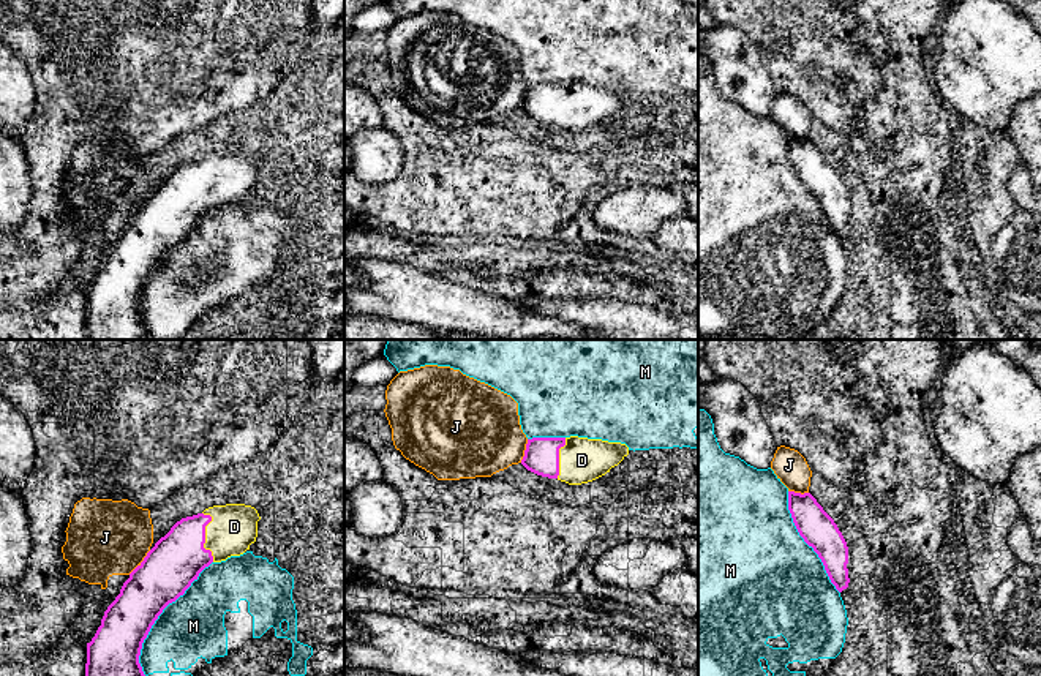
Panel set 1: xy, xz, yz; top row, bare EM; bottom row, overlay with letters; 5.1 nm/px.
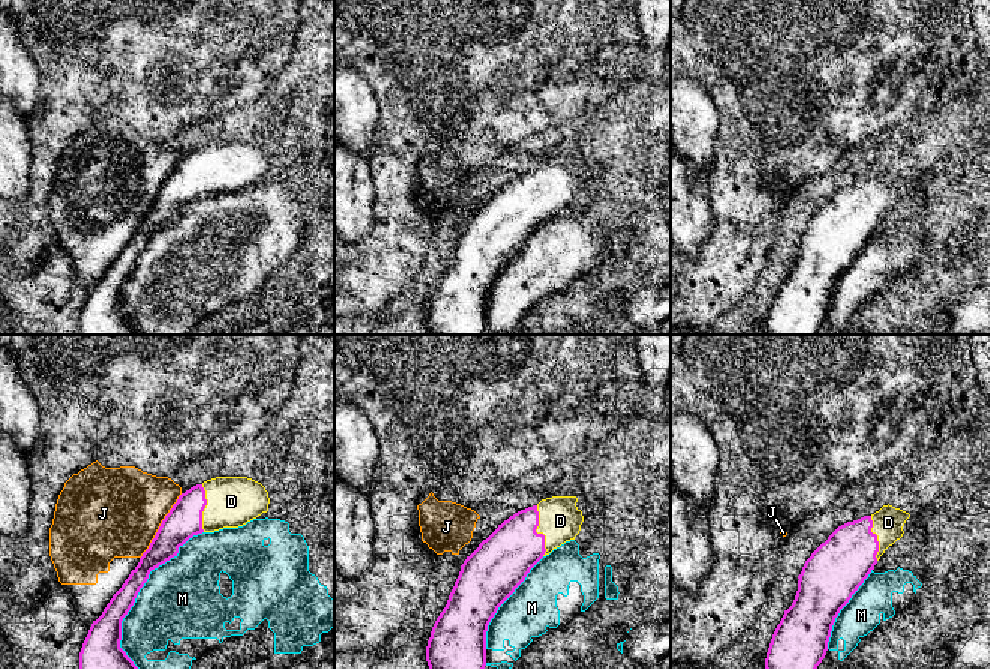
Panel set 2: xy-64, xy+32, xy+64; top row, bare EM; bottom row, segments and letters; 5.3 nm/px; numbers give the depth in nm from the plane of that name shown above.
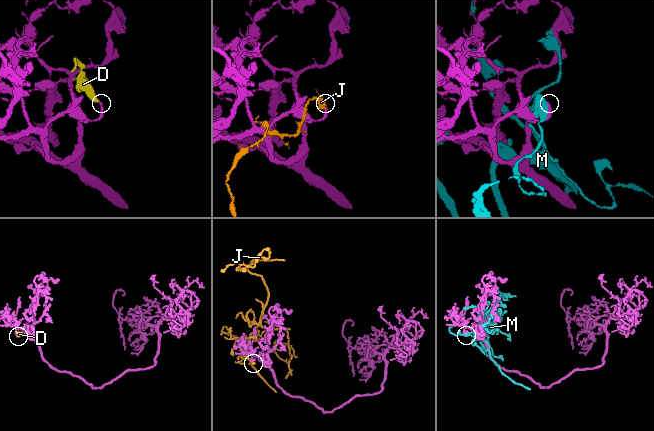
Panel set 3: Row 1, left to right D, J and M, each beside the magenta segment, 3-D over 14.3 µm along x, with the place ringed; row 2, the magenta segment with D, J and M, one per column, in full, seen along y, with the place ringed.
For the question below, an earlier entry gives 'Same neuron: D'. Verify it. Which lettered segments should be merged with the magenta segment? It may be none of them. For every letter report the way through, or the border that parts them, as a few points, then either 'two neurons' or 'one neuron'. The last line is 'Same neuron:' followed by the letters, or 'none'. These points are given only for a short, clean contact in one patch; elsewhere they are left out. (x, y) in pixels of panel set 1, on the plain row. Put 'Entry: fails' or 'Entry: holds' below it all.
D: one neuron
J: two neurons
M: two neurons
Same neuron: D
Entry: holds

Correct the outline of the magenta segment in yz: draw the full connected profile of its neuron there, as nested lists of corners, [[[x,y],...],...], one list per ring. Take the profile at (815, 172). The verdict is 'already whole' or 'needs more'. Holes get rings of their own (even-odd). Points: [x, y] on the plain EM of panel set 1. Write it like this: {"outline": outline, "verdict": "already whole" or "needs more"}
{"outline": [[[788,137],[788,156],[793,169],[821,205],[825,216],[839,238],[848,234],[848,193],[834,166],[810,139]]], "verdict": "already whole"}

